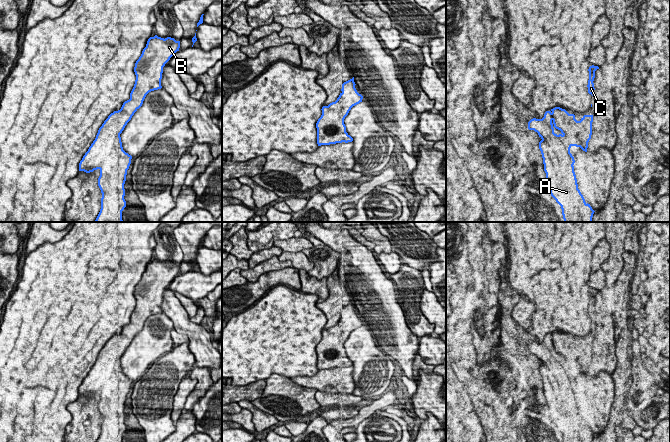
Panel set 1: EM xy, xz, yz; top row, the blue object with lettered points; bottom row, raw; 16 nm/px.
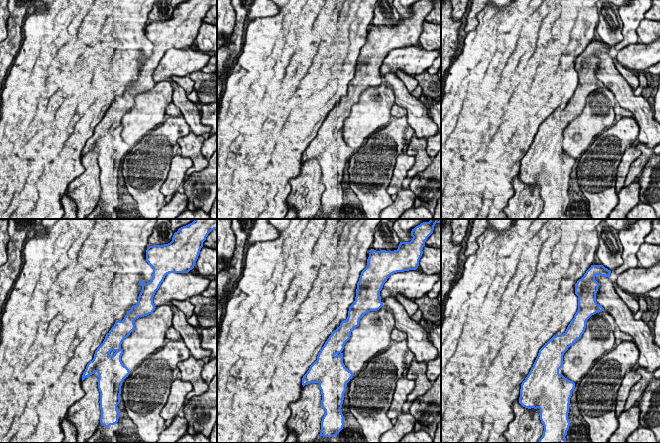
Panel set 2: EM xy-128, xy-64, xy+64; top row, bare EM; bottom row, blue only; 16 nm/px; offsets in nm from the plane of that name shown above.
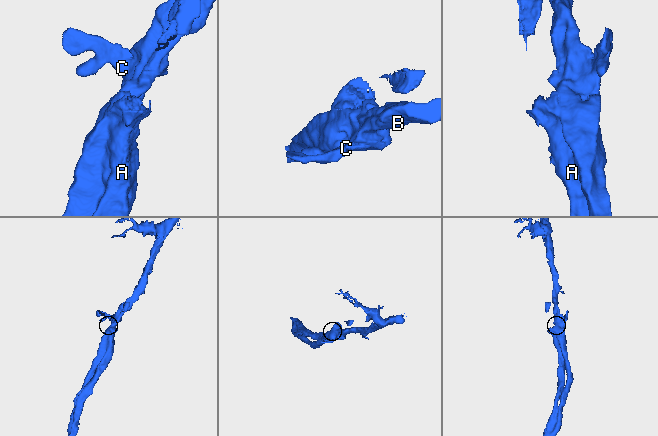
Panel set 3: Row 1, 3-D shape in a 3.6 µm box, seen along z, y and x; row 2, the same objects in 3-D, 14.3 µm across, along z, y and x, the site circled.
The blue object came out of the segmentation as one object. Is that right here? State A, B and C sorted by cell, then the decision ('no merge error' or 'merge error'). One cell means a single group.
A / B C; merge error

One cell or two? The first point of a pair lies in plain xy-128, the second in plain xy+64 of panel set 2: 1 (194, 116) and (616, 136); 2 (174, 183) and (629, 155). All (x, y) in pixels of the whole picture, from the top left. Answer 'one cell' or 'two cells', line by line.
1: two cells
2: one cell

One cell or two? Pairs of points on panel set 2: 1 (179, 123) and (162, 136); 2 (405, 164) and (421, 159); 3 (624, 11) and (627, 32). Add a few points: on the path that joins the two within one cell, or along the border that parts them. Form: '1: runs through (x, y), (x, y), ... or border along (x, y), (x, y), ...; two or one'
1: runs through (175, 127), (166, 135); one
2: border along (405, 153), (414, 157), (414, 164), (406, 176); two
3: runs through (627, 16), (627, 27); one

